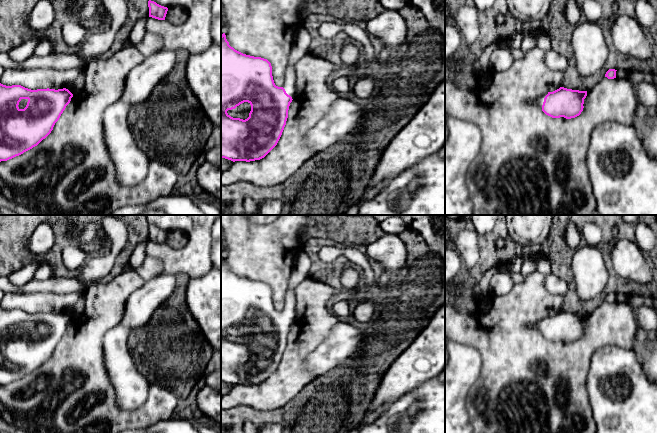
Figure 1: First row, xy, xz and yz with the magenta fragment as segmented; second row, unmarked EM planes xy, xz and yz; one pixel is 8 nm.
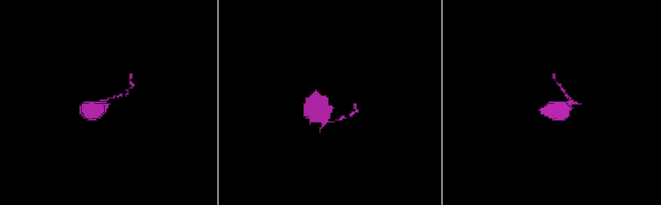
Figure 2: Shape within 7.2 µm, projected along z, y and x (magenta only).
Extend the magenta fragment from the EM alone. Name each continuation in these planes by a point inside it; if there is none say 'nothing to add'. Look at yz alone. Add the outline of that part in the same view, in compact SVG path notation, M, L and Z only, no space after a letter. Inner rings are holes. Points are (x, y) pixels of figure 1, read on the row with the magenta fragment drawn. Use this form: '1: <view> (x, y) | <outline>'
1: yz (539, 100) | M546 93L546 94L544 94L544 95L542 95L542 96L540 96L540 97L538 97L537 99L536 99L536 103L537 103L537 105L539 106L539 108L542 110L542 105L543 105L543 102L544 102L544 98L545 98L545 96L547 95L548 93Z

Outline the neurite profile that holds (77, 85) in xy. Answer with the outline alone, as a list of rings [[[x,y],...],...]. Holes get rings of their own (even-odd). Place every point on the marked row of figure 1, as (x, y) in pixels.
[[[81,70],[81,75],[74,81],[69,82],[66,86],[73,95],[80,92],[84,88],[84,75],[83,70]]]

